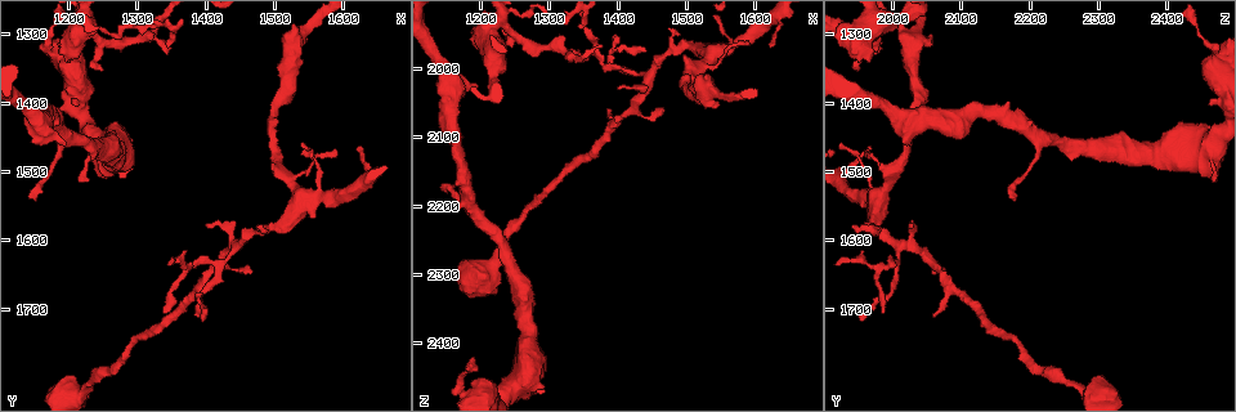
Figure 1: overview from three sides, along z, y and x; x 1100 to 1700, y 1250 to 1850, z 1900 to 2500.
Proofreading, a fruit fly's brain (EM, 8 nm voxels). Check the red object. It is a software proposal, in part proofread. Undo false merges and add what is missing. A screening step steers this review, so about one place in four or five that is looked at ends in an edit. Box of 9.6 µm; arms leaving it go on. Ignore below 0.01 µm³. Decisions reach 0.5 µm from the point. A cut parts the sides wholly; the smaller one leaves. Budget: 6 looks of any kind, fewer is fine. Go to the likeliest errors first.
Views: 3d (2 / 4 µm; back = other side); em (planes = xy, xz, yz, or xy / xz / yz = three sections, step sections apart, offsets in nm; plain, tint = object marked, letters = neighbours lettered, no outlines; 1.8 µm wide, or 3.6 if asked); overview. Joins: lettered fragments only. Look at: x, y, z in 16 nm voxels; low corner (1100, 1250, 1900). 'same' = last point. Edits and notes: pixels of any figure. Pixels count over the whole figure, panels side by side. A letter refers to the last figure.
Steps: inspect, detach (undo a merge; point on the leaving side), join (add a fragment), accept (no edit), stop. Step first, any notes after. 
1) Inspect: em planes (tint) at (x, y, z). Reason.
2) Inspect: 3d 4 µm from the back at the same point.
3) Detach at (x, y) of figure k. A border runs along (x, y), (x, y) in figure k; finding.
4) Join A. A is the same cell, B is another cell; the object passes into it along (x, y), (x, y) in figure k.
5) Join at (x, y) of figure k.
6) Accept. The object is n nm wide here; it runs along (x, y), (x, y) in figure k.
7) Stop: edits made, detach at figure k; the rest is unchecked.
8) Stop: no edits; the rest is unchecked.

Inspect: em 3.6 µm planes (letters) at (1440, 1610, 2015). Sharp bend.

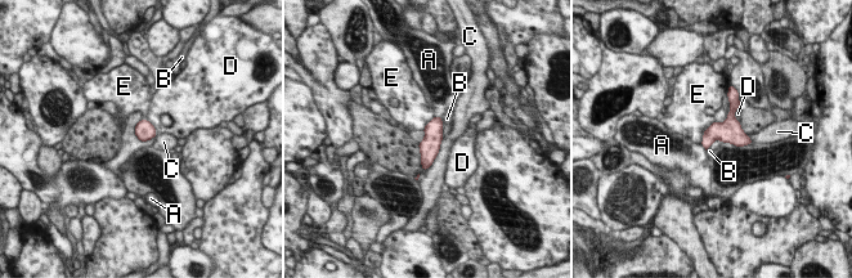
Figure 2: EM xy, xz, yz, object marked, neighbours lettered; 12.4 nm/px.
Accept. The object is 240 nm wide here; A, B, C, D and E are other cells; a border runs along (714, 121), (704, 131), (700, 143) in figure 2; all the same cell.

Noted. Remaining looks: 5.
Inspect: em planes (letters) at (1345, 1330, 1970). An open end.

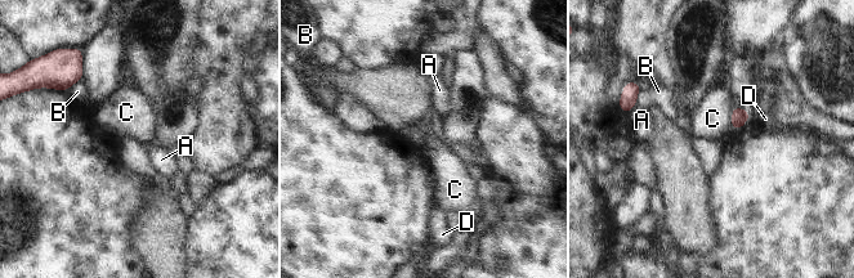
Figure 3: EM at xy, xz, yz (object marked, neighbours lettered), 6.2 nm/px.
Accept. The longest contact is with C, 160 nm; A, B, C and D are other cells; a border runs along (733, 106), (732, 126), (737, 130) in figure 3; none of them fits.

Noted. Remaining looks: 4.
Inspect: 3d 4 µm at (1385, 1710, 2055). Thin end.

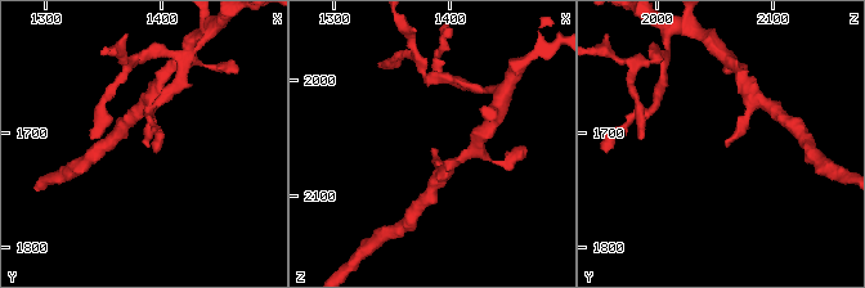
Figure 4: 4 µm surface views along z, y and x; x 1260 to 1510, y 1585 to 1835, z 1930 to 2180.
Inspect: em xy step 8 (letters) at (1388, 1708, 2056). Need the tissue.

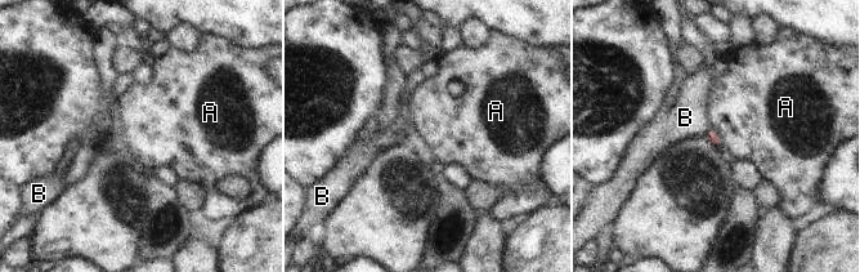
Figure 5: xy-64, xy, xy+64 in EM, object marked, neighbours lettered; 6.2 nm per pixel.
Inspect: em yz step 16 (letters) at the same point.

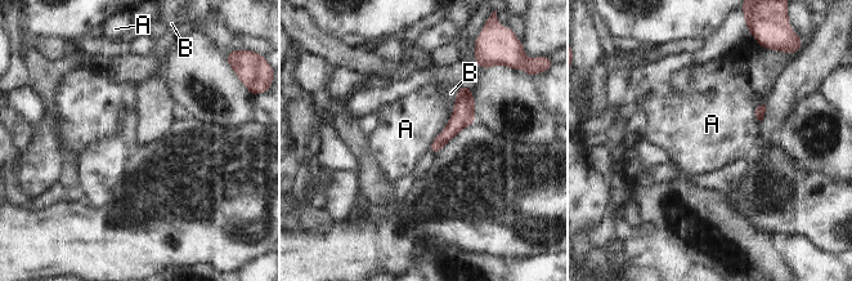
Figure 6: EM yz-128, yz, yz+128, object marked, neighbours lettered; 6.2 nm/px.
Accept. A and B are other cells; none of them fits.

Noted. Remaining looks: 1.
Stop: no edits; the rest is unchecked.

